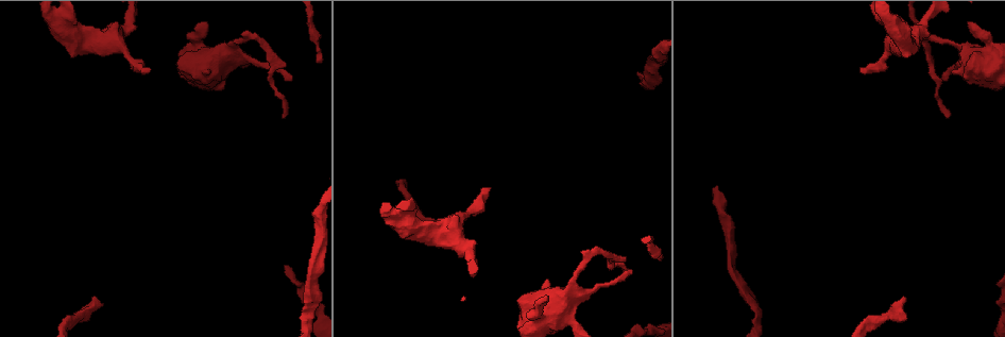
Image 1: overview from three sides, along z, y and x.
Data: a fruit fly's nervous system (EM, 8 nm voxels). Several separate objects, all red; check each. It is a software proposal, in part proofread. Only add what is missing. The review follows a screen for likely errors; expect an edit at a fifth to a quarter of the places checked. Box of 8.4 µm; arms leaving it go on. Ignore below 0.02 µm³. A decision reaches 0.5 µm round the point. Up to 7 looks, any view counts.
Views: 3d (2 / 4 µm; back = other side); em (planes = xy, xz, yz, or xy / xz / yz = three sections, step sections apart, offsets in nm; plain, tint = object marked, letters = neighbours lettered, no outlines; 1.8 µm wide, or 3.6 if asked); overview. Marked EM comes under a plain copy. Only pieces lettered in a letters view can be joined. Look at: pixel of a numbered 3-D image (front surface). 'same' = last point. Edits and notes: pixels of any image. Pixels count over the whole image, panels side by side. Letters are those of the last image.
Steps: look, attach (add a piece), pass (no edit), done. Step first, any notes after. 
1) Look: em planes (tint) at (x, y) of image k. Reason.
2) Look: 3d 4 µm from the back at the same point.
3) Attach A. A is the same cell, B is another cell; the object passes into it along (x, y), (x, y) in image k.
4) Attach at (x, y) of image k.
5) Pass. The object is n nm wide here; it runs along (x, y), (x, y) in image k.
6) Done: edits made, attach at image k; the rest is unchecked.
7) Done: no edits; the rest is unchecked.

Look: 3d 4 µm at (860, 67) of image 1. Free end.

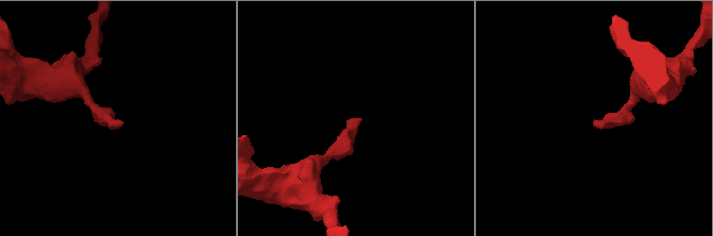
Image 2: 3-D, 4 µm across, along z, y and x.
Look: em yz step 4 (tint) at (593, 121) of image 2. Now the EM.

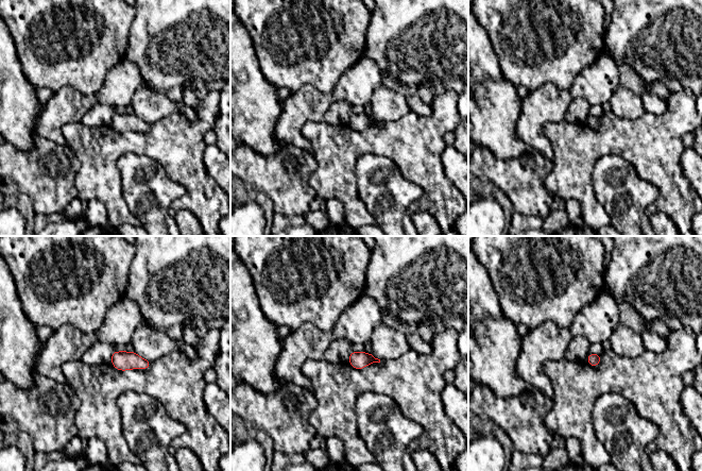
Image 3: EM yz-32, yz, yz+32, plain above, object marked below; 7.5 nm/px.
Look: em planes (letters) at the same point.

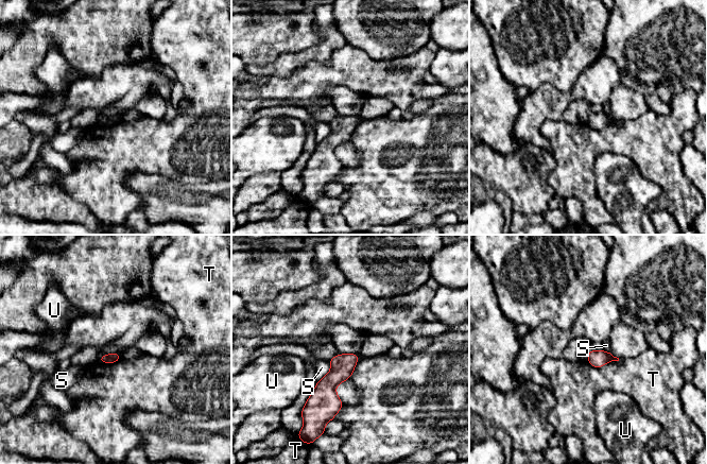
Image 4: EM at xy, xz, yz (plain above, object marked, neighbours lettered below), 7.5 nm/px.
Pass. S, T and U are other cells; a border runs along (619, 358), (600, 367), (586, 361) in image 4; no lettered piece goes on from it.

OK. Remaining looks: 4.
Look: 3d 4 µm at (453, 238) of image 1. Small branch off a trunk.

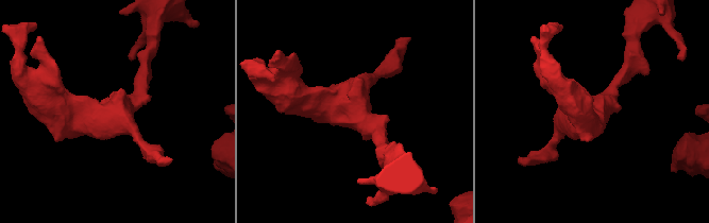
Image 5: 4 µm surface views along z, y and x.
Look: em 3.6 µm planes (tint) at (594, 109) of image 5.

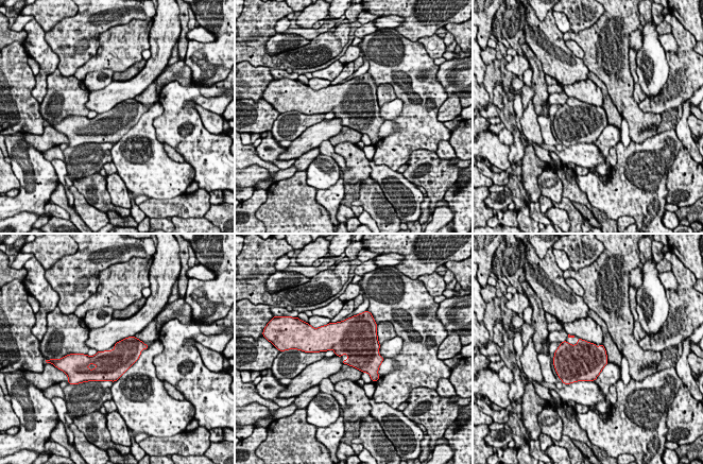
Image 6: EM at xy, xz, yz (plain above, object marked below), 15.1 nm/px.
Look: em 3.6 µm planes (letters) at the same point. What lies round it.

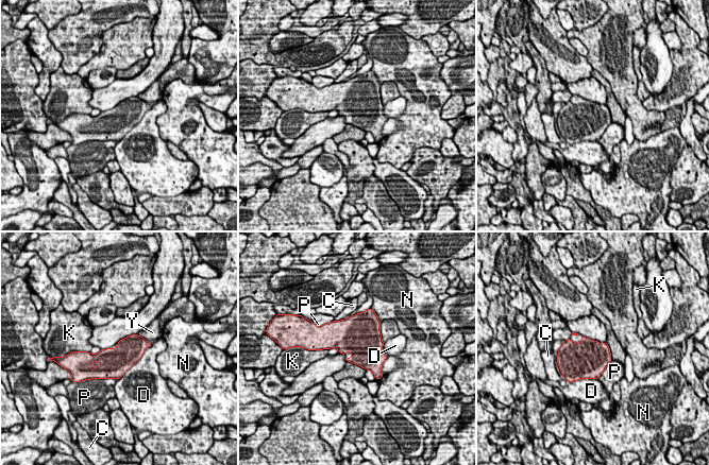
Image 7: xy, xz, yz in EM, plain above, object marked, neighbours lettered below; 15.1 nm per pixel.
Pass. C, D, K, N, P and Y are other cells; a border runs along (96, 378), (114, 378), (116, 380) in image 7; none of them fits.

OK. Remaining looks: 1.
Done: no edits; the rest is unchecked.

